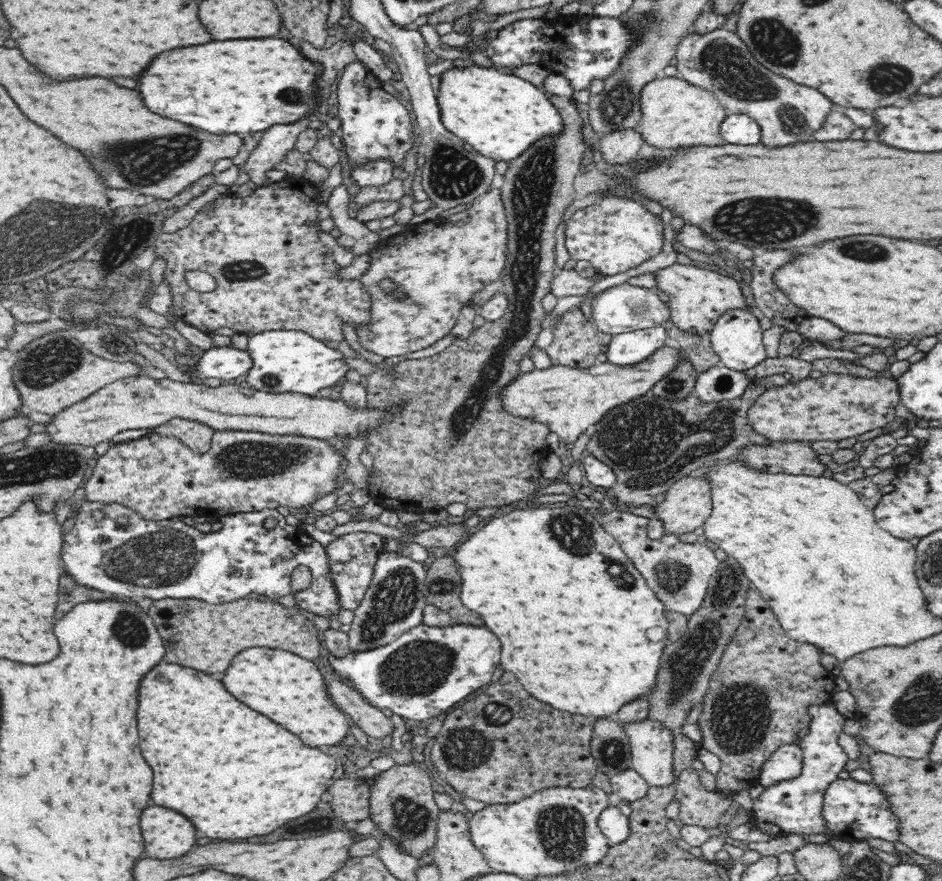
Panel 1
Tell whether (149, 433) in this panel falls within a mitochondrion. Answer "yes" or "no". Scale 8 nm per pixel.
no

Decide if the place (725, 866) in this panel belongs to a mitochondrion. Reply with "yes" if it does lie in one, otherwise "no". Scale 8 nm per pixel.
no

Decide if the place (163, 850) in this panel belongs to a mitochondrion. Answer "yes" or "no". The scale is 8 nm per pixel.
no

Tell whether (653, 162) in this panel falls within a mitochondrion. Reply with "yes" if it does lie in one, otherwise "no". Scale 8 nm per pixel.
no

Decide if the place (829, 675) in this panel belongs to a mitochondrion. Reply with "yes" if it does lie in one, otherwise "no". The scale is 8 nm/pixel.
no

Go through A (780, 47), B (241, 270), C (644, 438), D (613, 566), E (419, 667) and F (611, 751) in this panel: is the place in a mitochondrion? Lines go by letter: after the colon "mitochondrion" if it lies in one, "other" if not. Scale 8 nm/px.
A: mitochondrion
B: mitochondrion
C: mitochondrion
D: mitochondrion
E: mitochondrion
F: mitochondrion

